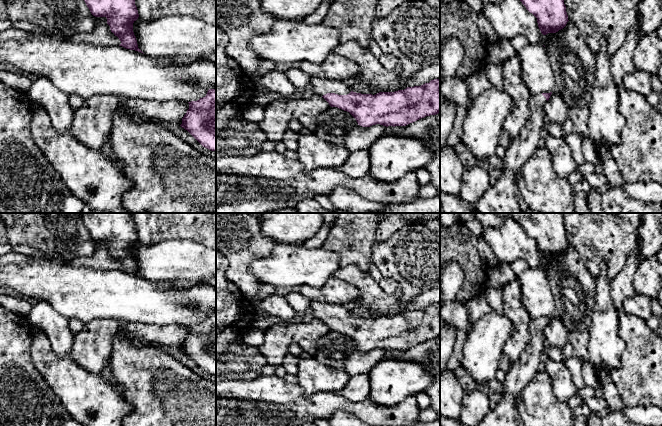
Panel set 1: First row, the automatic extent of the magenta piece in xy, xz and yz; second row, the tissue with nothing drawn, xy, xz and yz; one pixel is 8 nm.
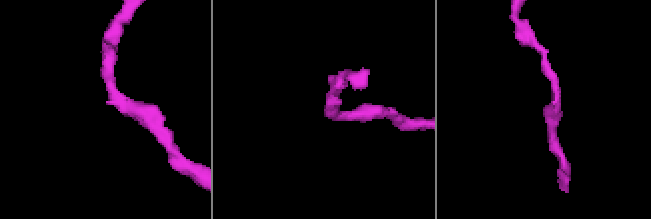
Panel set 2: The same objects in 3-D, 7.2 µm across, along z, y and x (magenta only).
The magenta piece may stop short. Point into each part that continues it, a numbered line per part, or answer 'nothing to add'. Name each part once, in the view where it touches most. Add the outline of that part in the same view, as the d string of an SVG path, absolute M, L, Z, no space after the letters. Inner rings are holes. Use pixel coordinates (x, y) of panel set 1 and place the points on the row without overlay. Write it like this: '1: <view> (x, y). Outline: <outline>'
1: xz (321, 310). Outline: M319 301L310 302L309 308L313 311L316 319L323 320L327 317L335 317L338 319L347 319L351 316L349 307L328 304Z

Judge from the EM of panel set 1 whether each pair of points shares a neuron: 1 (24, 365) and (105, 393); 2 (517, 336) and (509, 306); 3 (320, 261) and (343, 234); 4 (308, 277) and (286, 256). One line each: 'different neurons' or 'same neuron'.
1: different neurons
2: same neuron
3: different neurons
4: same neuron

